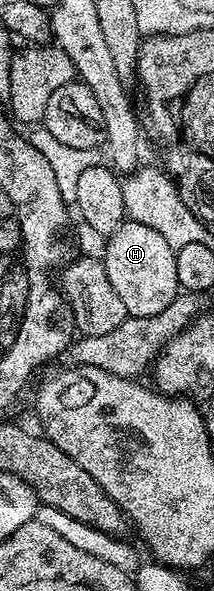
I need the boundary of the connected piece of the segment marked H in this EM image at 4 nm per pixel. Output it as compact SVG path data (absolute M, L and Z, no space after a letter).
M127 218L110 235L105 244L104 263L108 274L108 282L112 282L112 290L116 290L116 294L120 294L120 302L124 302L129 315L151 316L152 314L160 314L160 310L164 310L164 306L168 306L180 295L178 279L176 278L175 251L172 246L168 246L163 235L158 234L156 230L144 226L141 222Z

